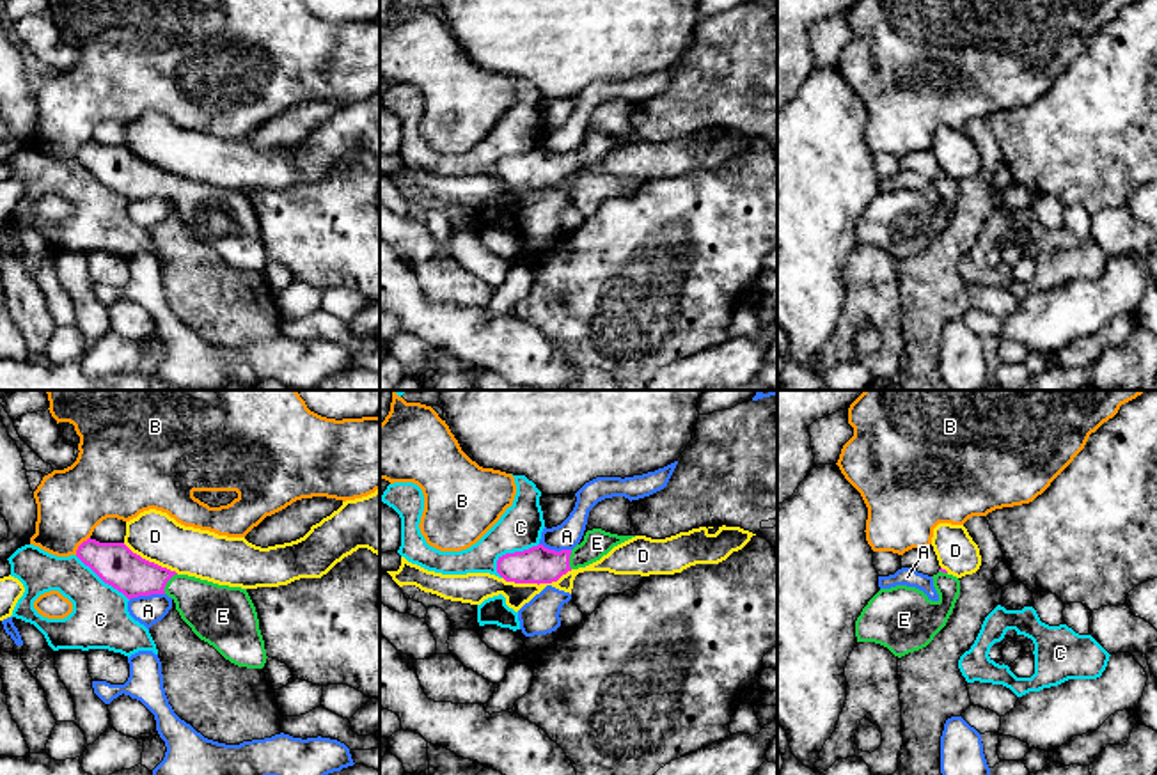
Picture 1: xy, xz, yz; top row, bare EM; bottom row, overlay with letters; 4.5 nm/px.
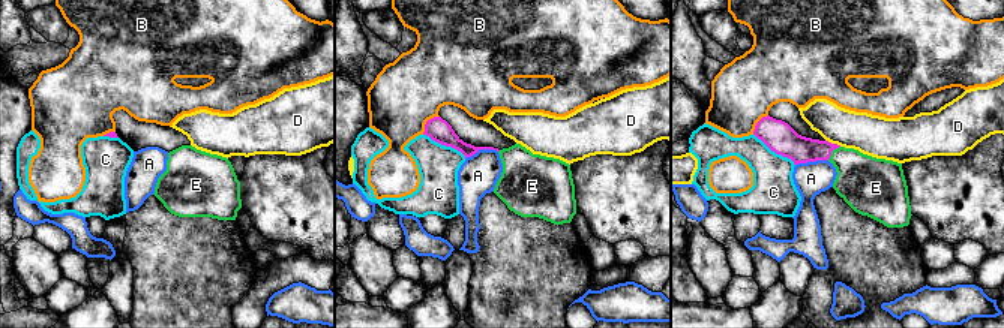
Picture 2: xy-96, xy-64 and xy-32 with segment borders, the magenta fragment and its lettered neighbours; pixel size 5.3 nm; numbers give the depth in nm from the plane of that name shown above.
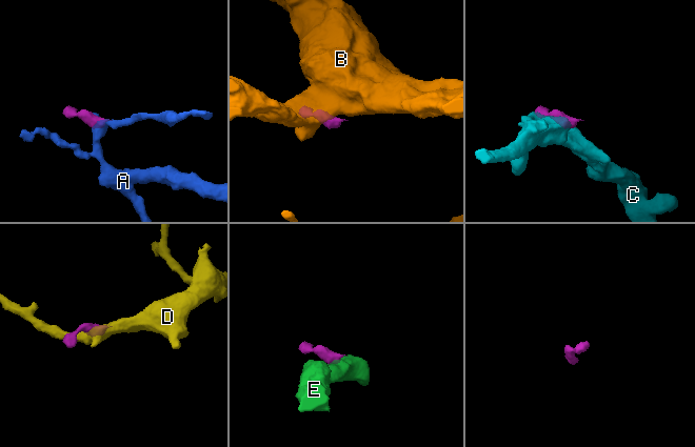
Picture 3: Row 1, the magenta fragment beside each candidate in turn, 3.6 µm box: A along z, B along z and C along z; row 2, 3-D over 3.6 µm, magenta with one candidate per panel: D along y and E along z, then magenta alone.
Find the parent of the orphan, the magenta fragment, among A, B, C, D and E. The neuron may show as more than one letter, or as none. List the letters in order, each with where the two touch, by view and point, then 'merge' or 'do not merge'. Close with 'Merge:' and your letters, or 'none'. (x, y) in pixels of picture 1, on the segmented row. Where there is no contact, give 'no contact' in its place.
A: xy (146, 594) | do not merge
B: xy (80, 545) | do not merge
C: xz (511, 554) | do not merge
D: xz (536, 582) | do not merge
E: xy (165, 584) | merge
Merge: E

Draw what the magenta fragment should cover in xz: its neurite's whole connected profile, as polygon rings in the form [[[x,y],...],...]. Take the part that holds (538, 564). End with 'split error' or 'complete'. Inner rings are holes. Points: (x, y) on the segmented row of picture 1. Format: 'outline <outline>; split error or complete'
outline [[[602,528],[587,530],[584,541],[573,550],[548,550],[543,544],[523,552],[506,553],[497,560],[497,573],[515,583],[552,583],[571,569],[586,568],[614,546],[635,536],[618,536]]]; split error

